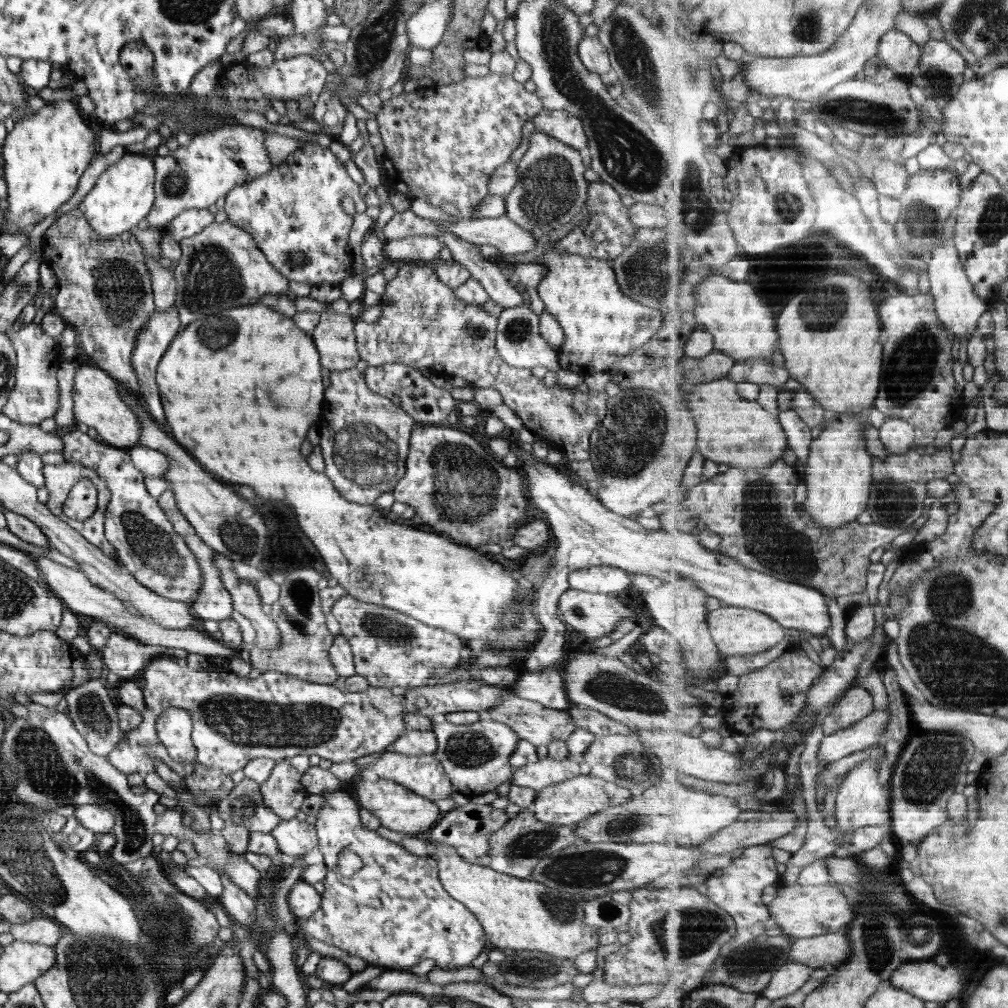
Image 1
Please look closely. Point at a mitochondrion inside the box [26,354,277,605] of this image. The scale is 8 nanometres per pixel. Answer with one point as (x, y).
(150, 542)

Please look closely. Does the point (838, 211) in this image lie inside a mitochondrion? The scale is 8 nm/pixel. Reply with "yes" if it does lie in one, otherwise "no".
no

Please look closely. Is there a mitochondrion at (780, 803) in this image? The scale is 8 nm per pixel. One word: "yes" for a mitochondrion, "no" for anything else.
no

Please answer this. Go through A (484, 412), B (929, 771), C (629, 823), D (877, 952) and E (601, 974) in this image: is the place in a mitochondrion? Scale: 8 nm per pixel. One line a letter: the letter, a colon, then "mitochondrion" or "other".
A: other
B: mitochondrion
C: mitochondrion
D: mitochondrion
E: other

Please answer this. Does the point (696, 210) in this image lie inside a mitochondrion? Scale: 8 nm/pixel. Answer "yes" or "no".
yes

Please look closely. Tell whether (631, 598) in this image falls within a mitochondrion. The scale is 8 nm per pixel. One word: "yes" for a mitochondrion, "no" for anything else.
no

